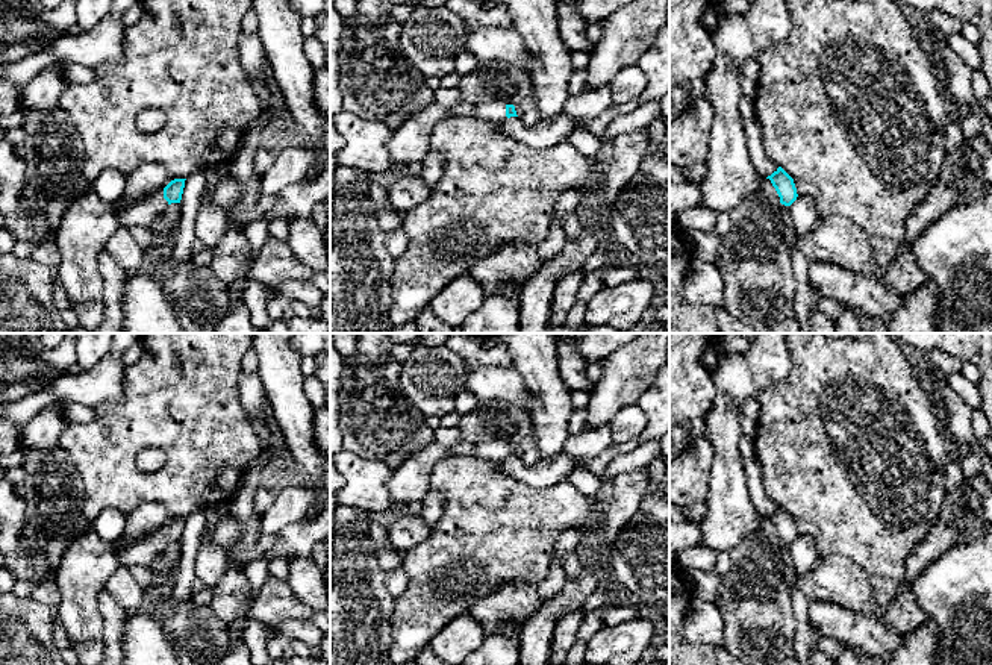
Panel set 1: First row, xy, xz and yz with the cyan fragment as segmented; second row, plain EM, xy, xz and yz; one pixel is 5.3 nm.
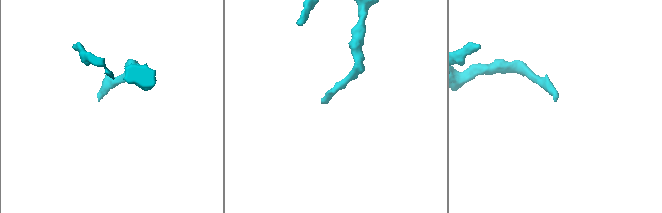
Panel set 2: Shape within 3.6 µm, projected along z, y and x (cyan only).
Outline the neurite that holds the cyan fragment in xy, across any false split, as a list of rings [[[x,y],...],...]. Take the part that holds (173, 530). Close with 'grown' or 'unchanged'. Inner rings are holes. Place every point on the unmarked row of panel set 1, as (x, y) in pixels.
[[[174,518],[164,529],[133,542],[118,553],[121,565],[150,567],[156,556],[171,542],[180,542],[186,518]]]; grown

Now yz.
[[[778,506],[766,518],[769,518],[772,526],[775,527],[781,544],[791,545],[797,539],[798,533],[794,518],[781,506]]]; unchanged

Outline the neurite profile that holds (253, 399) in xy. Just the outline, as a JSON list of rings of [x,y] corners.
[[[242,373],[239,377],[239,395],[245,414],[259,418],[268,432],[268,447],[262,453],[262,457],[267,459],[270,467],[271,461],[277,457],[277,453],[273,442],[273,423],[265,415],[265,404],[268,400],[260,377],[257,374]]]

